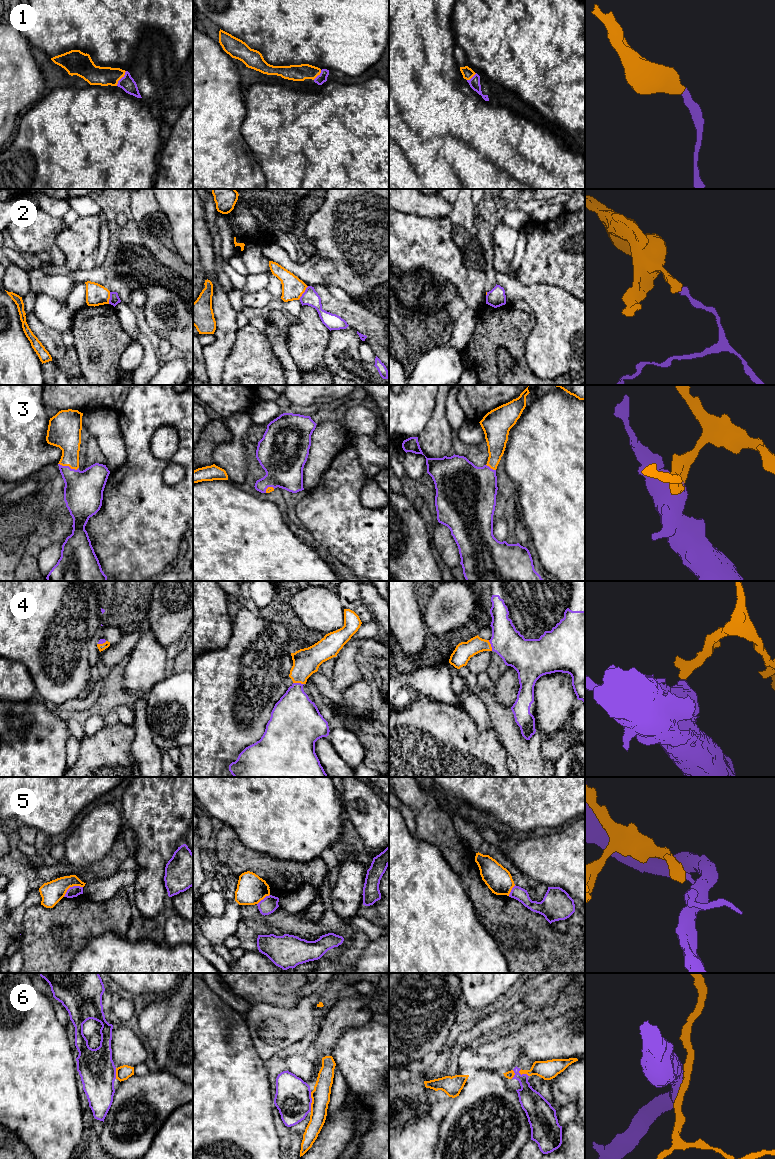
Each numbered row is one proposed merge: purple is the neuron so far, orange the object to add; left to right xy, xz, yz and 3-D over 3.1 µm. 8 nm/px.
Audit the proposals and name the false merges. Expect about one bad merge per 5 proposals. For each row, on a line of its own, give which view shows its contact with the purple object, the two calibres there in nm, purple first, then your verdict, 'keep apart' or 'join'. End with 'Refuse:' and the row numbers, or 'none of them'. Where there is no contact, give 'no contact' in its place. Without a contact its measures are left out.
1: xy | 120/160 nm | join
2: xz | 140/180 nm | keep apart
3: xy | 320/240 nm | join
4: xz | 340/220 nm | join
5: xy | 90/180 nm | keep apart
6: xz | 280/150 nm | keep apart
Refuse: 2, 5, 6

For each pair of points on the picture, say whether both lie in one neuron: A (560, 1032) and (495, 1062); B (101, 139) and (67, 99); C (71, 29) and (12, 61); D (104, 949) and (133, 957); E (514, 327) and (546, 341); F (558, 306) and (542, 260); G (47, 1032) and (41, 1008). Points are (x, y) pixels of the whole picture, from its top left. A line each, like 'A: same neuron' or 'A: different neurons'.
A: same neuron
B: same neuron
C: different neurons
D: same neuron
E: different neurons
F: different neurons
G: same neuron

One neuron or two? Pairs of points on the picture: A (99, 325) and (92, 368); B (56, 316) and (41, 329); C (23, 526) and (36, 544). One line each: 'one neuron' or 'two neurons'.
A: one neuron
B: two neurons
C: two neurons

